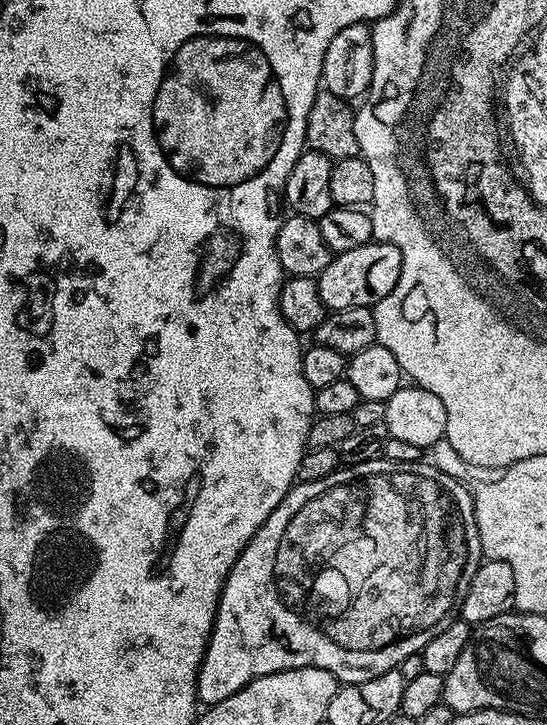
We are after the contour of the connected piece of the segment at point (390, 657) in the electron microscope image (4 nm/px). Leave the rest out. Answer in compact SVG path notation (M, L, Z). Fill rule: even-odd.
M430 462L414 464L413 472L396 472L396 476L376 476L376 480L364 480L364 484L356 484L356 488L336 488L336 492L328 492L328 496L320 496L320 500L312 500L296 520L292 520L292 528L288 528L288 536L284 536L284 548L280 548L280 584L284 584L284 592L292 592L292 600L284 604L284 600L272 600L272 592L260 592L260 584L264 580L252 580L252 584L244 584L244 572L240 568L232 568L228 581L220 591L220 605L216 611L216 621L208 639L208 648L204 652L204 661L200 663L200 672L196 675L196 694L199 703L211 706L230 698L242 686L246 686L254 678L262 678L266 674L274 674L291 668L317 668L330 670L341 685L366 682L370 678L378 678L378 674L386 674L392 668L404 666L411 656L416 656L431 640L436 640L452 623L461 619L460 611L463 599L470 589L471 579L482 563L480 550L481 525L476 523L476 515L472 509L472 494L464 485L458 483L450 474L442 474Z

